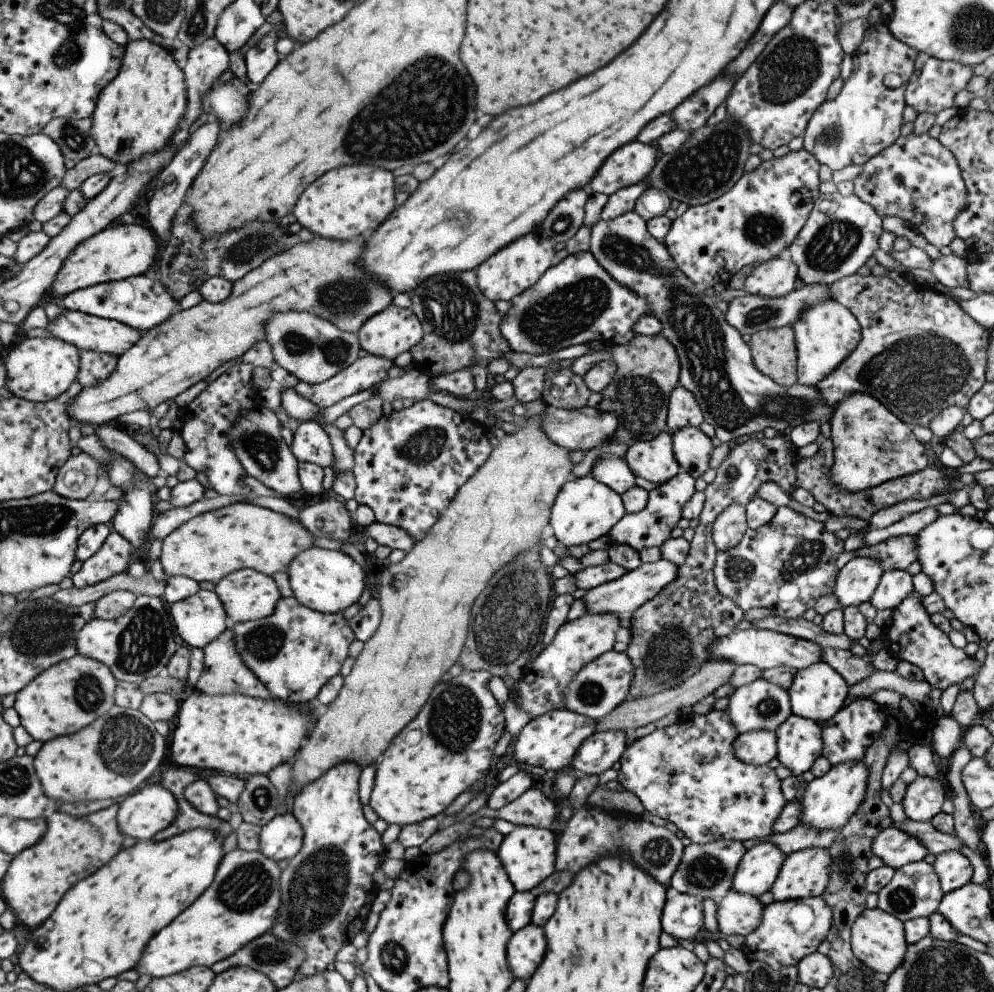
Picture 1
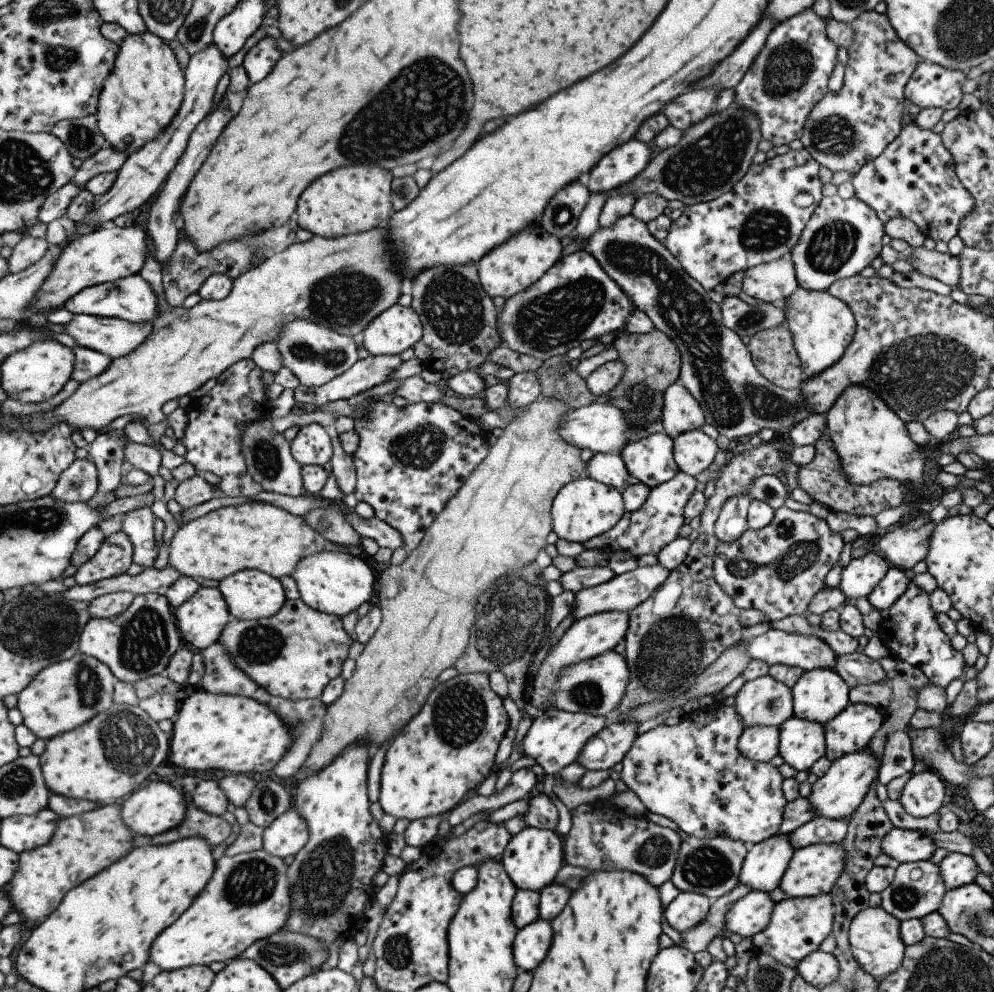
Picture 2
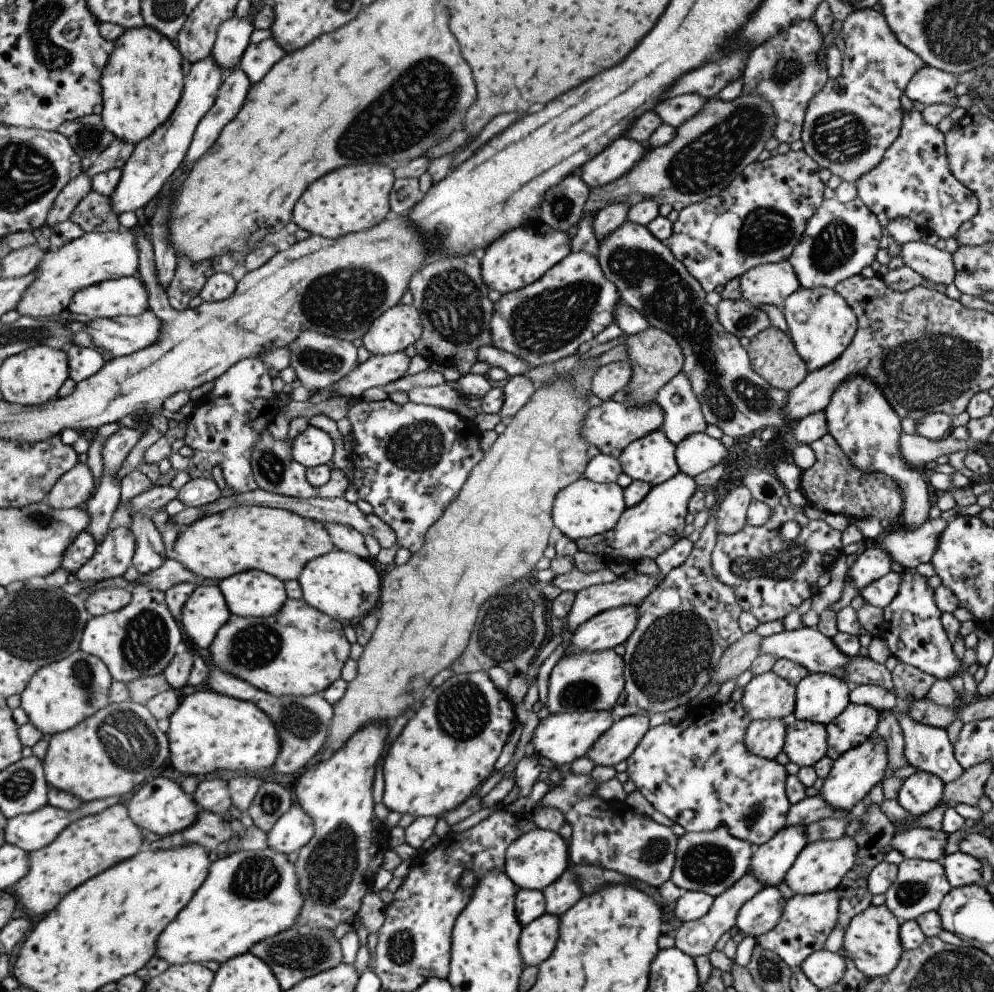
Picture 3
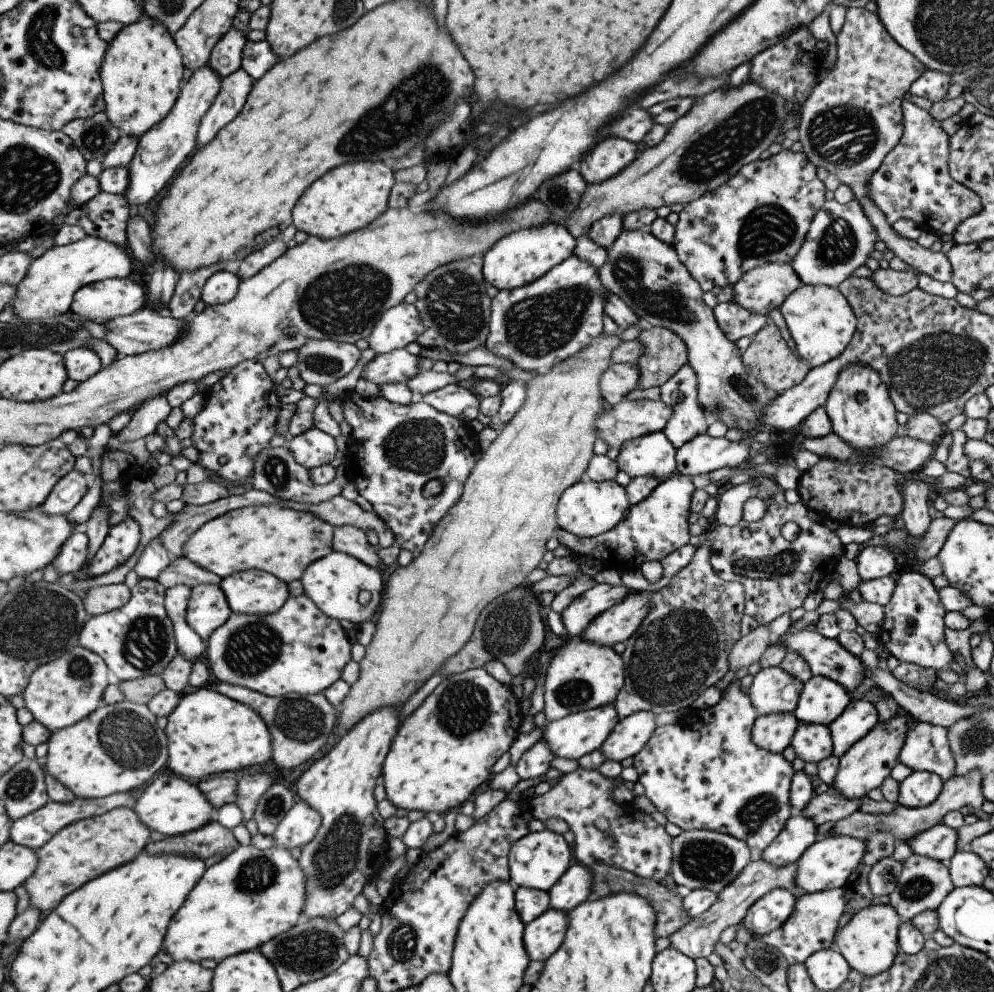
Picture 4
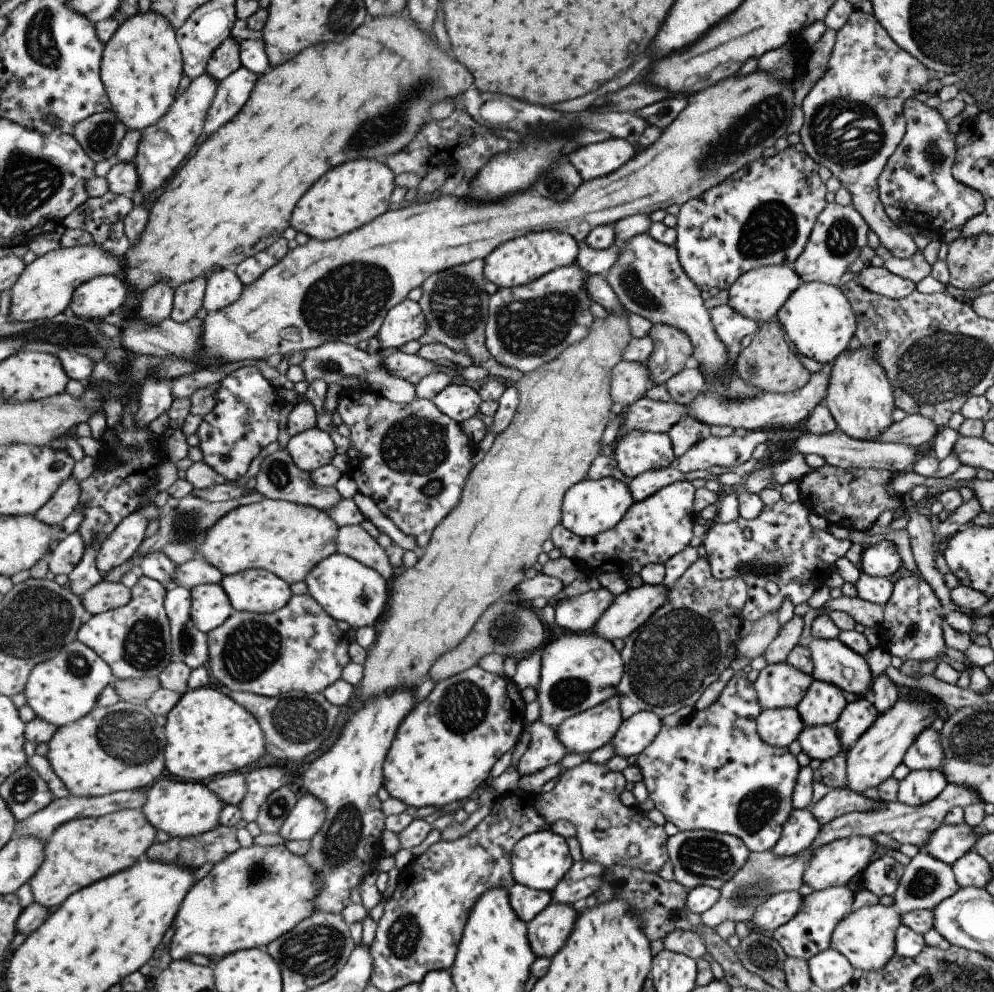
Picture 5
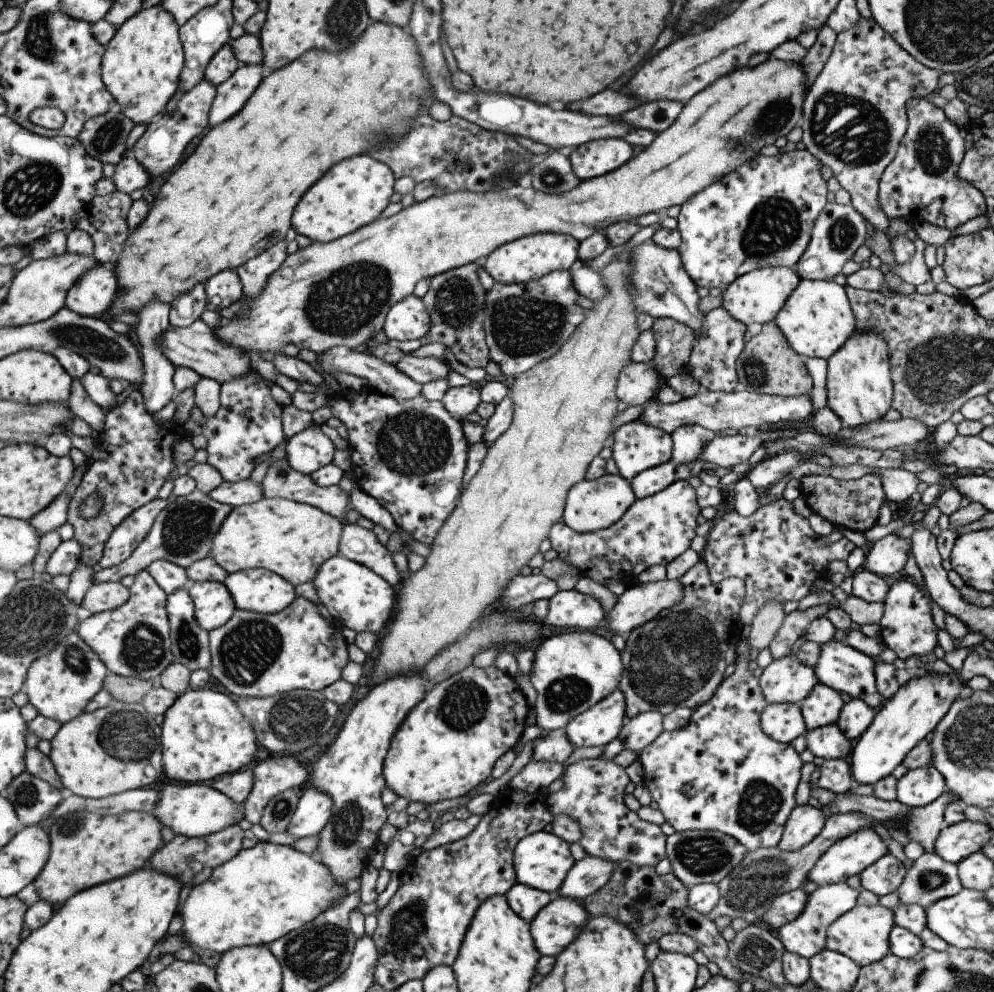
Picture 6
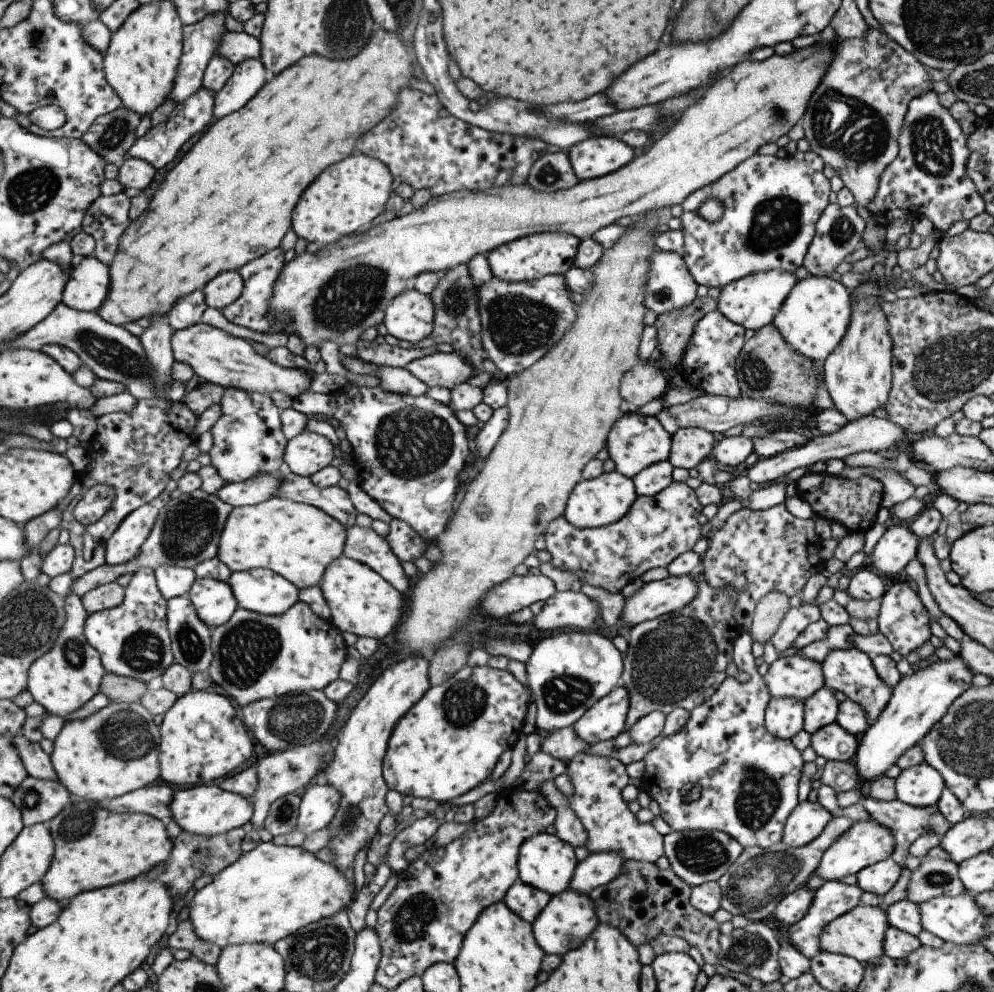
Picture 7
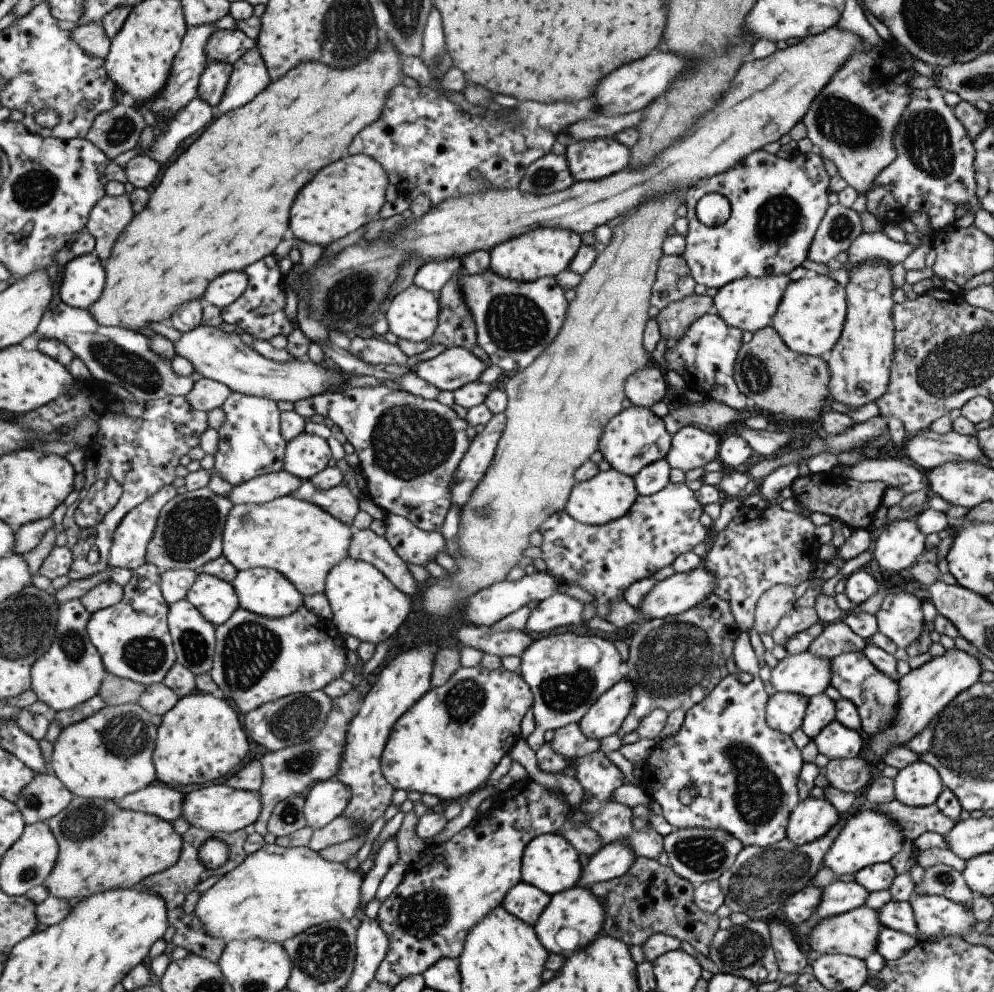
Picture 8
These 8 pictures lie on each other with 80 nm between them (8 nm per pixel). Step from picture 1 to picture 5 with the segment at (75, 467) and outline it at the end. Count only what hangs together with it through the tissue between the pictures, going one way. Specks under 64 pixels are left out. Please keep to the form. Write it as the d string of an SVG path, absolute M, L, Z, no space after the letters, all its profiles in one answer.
M71 477L59 487L50 502L44 504L35 516L45 524L60 526L67 516L75 512L75 506L80 503L81 493L81 482L75 482Z

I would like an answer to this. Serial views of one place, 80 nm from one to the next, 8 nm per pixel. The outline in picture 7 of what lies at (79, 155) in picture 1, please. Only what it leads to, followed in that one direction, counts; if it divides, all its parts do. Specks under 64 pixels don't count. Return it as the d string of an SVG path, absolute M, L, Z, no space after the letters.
M121 106L95 120L83 139L109 164L120 167L127 160L129 149L139 140L137 131L141 121L141 115Z

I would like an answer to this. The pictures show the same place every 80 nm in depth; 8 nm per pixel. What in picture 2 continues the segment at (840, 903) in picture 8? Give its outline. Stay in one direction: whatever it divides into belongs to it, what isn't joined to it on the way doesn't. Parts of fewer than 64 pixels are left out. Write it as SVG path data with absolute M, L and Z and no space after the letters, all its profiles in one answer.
M829 893L812 897L789 897L772 908L769 924L751 937L754 953L772 956L778 963L795 969L805 956L817 951L821 941L831 932L833 920L832 898Z

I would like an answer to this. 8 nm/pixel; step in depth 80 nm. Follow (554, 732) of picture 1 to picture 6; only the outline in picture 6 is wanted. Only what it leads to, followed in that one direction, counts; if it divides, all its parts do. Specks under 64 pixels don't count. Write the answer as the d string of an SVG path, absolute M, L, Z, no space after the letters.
M619 689L572 718L563 728L575 747L604 747L615 739L624 718L624 696Z

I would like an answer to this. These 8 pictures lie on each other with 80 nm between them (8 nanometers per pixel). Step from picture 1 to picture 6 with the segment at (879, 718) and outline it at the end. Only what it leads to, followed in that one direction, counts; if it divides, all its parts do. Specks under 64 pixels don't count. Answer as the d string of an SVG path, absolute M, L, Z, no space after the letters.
M850 699L847 703L843 703L835 723L837 728L853 742L871 724L875 712L876 710L871 709L862 700Z

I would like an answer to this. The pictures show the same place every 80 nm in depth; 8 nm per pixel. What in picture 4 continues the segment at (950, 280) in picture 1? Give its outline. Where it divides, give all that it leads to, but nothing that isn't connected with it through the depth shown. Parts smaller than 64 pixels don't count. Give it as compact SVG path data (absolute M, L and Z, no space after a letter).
M849 7L844 16L841 30L835 35L835 61L831 68L819 78L811 89L810 95L800 104L800 119L795 137L802 146L803 154L816 168L821 167L829 174L835 174L840 184L851 189L853 199L863 209L863 214L875 229L877 240L881 240L886 248L921 273L928 274L932 279L949 283L951 267L945 254L931 252L914 240L899 236L887 222L885 215L875 206L868 195L868 184L871 175L879 168L885 155L899 142L902 135L902 110L900 107L903 94L908 91L911 83L917 80L925 67L904 48L901 48L885 30L875 13L863 7Z

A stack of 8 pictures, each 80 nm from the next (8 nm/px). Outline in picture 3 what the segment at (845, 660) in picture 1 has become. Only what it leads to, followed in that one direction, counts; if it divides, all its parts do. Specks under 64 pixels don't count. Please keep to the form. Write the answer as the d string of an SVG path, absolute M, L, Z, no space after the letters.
M853 657L849 659L844 669L846 670L844 680L849 686L877 685L887 692L894 692L892 678L885 665L877 664L868 657Z

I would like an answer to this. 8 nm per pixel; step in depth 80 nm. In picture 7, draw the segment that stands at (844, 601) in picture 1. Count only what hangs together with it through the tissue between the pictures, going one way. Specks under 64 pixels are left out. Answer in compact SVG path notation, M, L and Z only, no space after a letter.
M901 523L886 524L866 562L883 574L895 574L903 570L907 562L915 560L919 541L918 536Z

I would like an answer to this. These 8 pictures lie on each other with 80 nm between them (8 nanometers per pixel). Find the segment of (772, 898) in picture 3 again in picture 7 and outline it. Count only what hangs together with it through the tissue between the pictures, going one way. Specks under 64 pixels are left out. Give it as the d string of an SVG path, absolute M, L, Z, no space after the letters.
M805 886L783 895L773 906L772 917L783 924L787 924L787 926L799 922L805 916L813 895L814 891Z

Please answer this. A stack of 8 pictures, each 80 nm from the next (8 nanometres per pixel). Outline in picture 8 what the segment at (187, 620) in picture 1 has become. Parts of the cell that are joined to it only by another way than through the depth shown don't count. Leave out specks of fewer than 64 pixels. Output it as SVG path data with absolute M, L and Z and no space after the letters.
M205 572L199 573L187 599L215 626L226 623L242 606L233 583Z

